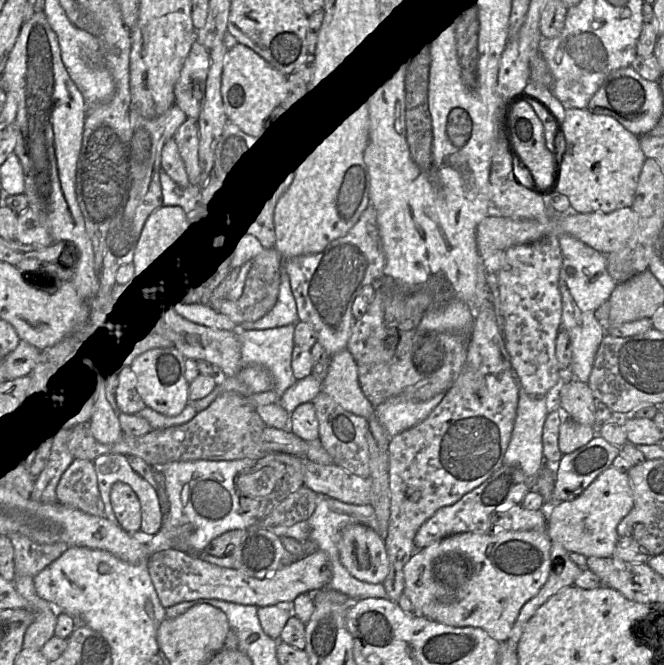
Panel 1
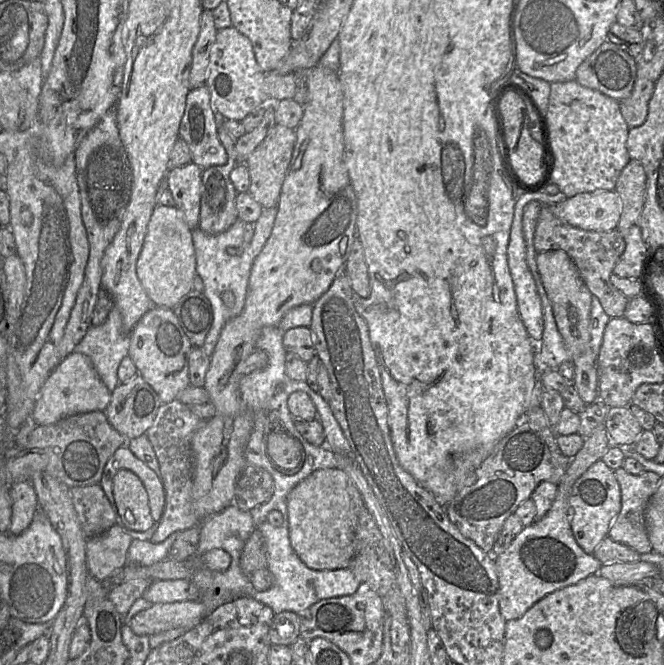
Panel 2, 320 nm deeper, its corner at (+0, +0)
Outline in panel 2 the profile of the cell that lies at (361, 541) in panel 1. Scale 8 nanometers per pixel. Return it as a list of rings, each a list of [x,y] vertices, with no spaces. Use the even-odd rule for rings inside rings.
[[[338,468],[318,469],[298,483],[287,496],[290,543],[301,561],[310,569],[349,568],[355,554],[355,531],[360,512],[365,507],[361,494],[350,477]]]

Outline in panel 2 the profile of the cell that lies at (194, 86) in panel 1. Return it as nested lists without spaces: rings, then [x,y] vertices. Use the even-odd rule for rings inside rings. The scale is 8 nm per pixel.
[[[206,85],[188,92],[179,137],[187,143],[192,162],[202,169],[227,162],[226,150],[218,137],[220,119],[211,105]]]

